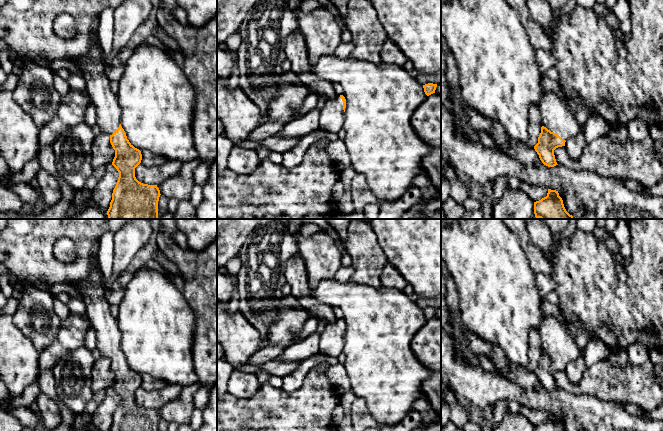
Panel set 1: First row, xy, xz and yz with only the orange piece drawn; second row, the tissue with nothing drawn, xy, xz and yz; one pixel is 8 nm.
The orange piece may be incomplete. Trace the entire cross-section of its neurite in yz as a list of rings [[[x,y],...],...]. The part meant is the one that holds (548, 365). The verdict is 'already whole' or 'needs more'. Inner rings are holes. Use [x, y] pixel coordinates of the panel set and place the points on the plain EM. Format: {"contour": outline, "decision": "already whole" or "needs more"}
{"contour": [[[553,315],[545,317],[539,332],[542,351],[534,373],[544,389],[554,391],[558,389],[554,374],[565,370],[568,362],[578,358],[579,347],[564,325]]], "decision": "needs more"}

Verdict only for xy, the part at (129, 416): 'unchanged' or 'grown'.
grown

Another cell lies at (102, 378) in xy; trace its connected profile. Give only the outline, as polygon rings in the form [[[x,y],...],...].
[[[101,357],[95,361],[91,372],[91,388],[94,393],[112,388],[115,374],[110,367],[110,360]]]

